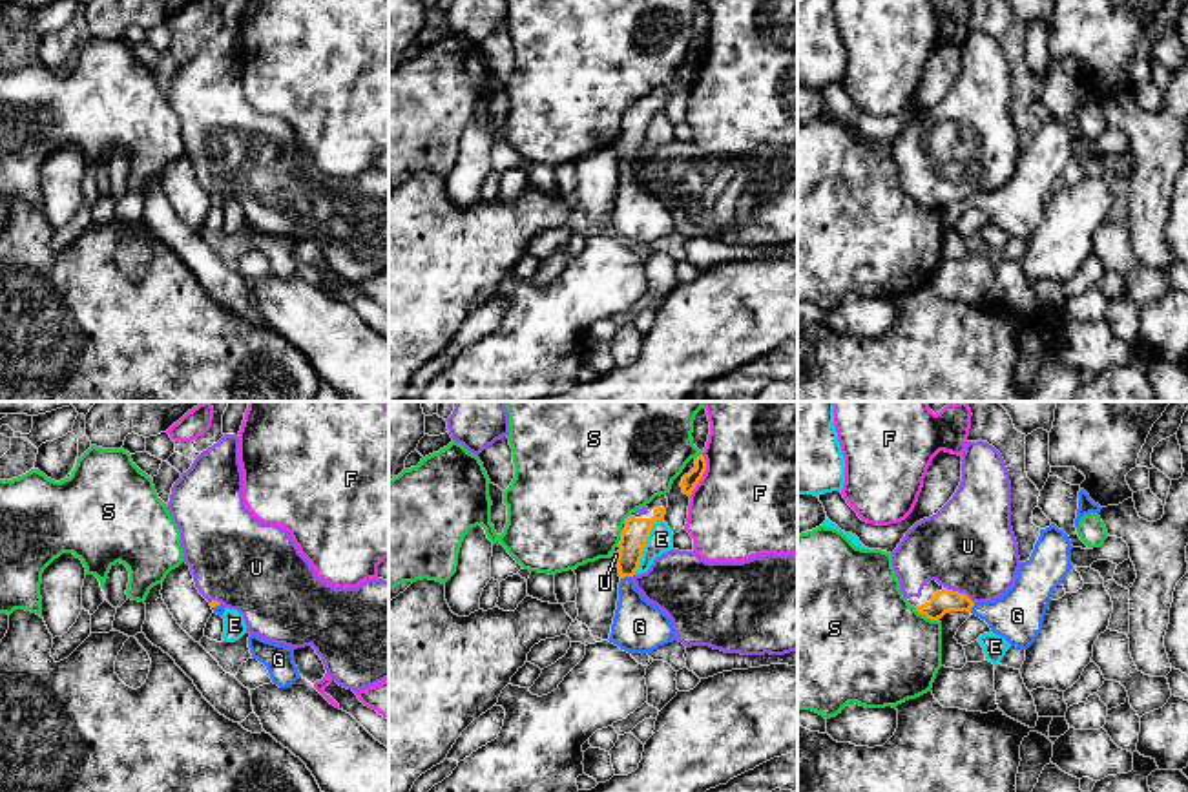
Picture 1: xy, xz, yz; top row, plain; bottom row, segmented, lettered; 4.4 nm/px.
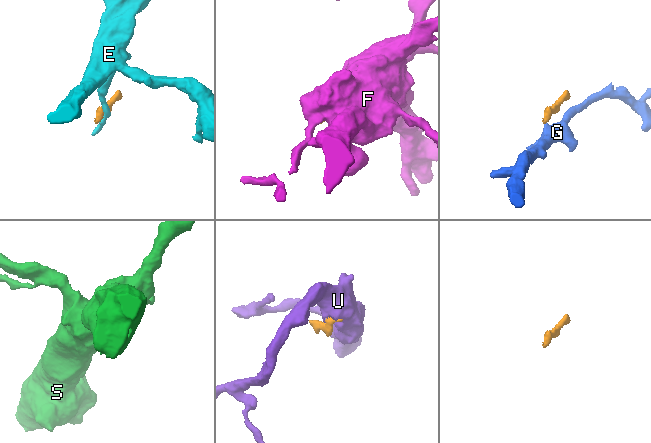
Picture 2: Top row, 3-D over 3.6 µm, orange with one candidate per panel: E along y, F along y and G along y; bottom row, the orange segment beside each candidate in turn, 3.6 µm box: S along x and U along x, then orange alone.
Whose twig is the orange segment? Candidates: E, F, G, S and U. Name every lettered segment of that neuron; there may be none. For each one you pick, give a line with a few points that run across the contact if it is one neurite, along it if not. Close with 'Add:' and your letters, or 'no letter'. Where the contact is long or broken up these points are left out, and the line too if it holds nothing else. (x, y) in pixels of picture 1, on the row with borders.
U: Line: yz (944, 601), (960, 594), (968, 579), (968, 546)
Add: U

